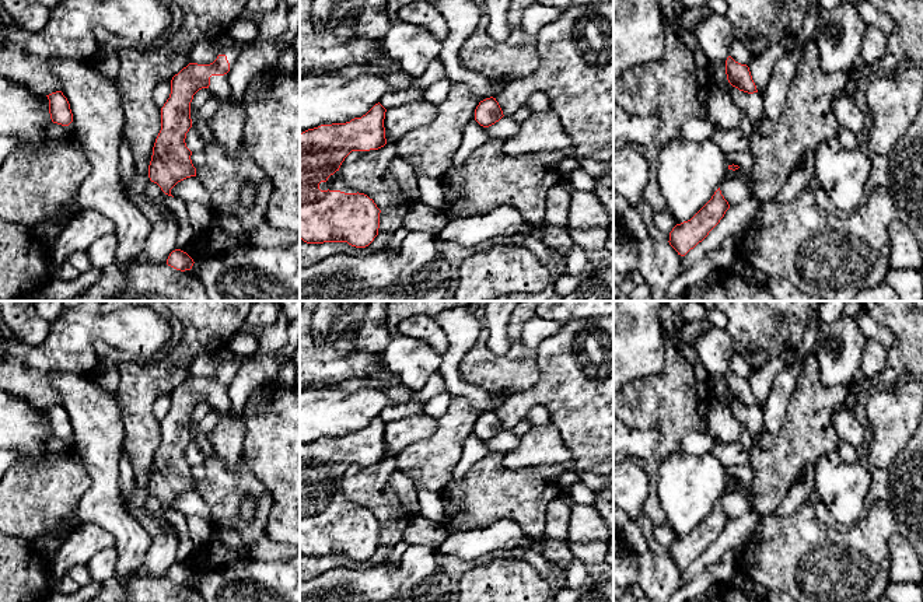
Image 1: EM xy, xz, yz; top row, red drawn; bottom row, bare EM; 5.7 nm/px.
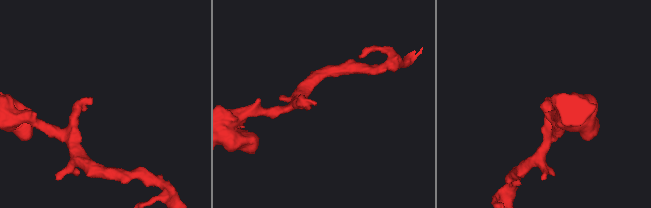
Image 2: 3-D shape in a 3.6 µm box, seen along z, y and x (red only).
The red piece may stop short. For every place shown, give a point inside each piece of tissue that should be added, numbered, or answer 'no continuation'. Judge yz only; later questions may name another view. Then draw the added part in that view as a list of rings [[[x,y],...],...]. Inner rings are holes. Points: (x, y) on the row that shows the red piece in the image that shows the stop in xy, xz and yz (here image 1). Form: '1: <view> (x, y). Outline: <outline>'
no continuation

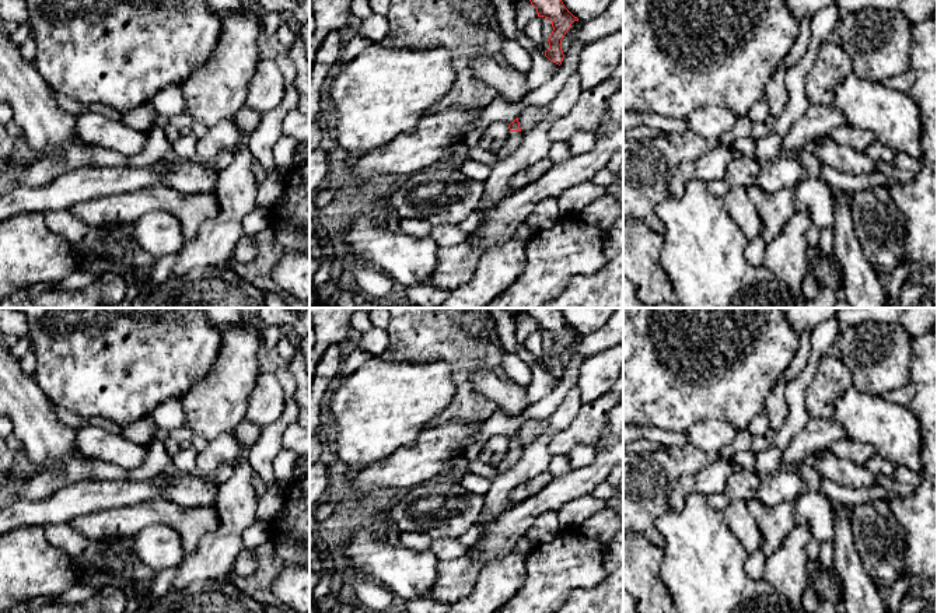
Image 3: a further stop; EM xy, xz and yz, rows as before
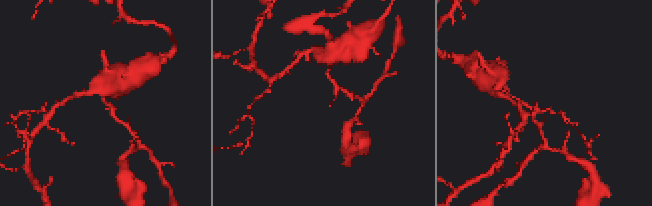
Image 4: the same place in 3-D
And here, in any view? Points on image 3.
1: xz (514, 137). Outline: [[[510,132],[508,137],[500,144],[499,158],[508,157],[521,143],[521,132]]]

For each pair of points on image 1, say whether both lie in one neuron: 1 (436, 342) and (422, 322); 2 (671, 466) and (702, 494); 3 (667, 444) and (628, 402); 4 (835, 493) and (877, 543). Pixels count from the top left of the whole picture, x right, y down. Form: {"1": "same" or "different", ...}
{"1": "same", "2": "same", "3": "same", "4": "different"}

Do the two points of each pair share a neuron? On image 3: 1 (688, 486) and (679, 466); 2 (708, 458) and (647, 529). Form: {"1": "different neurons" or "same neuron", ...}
{"1": "different neurons", "2": "same neuron"}

